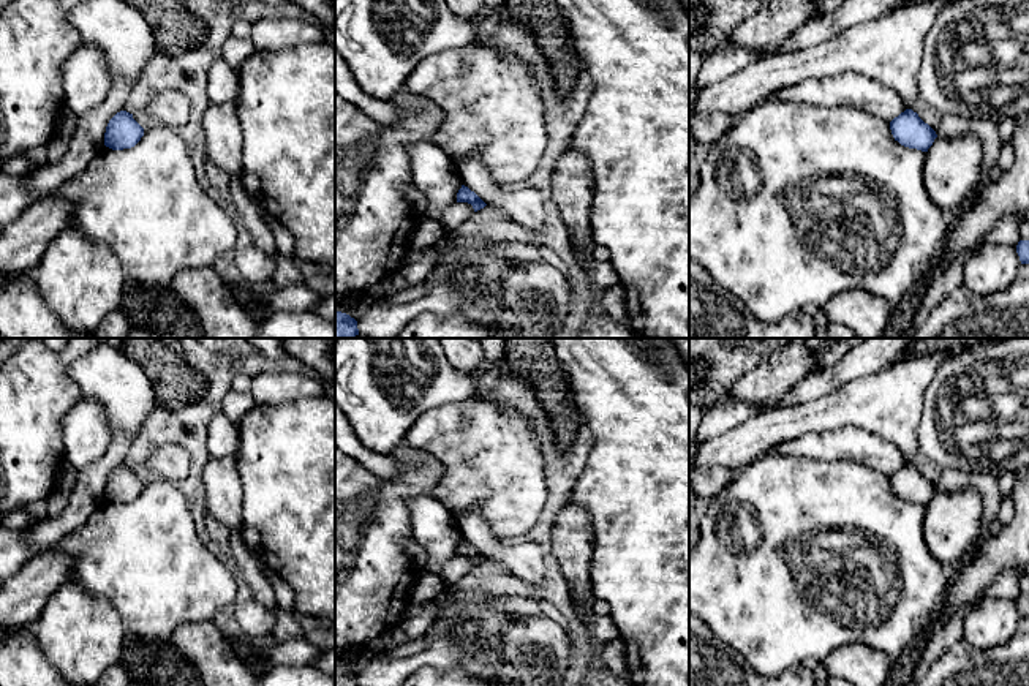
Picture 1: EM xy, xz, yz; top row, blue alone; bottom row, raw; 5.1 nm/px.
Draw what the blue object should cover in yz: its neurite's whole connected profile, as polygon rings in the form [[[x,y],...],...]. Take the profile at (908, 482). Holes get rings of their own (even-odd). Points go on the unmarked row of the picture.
[[[906,463],[890,476],[890,484],[901,499],[928,506],[937,492],[936,485],[925,477],[917,466]]]

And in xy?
[[[126,465],[117,466],[107,477],[104,499],[112,504],[134,501],[144,490],[144,482]]]

